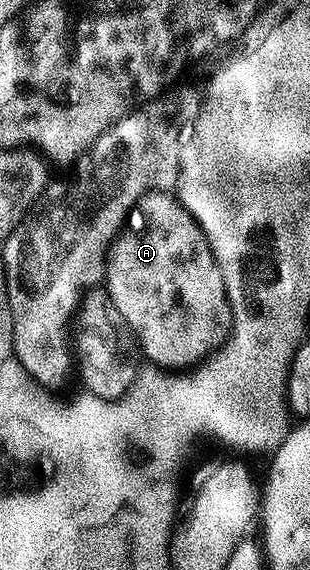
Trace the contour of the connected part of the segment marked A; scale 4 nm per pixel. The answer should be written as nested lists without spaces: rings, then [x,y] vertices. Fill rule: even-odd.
[[[153,191],[150,195],[142,195],[135,206],[128,212],[126,220],[111,244],[107,258],[105,260],[105,295],[113,308],[114,314],[123,318],[123,323],[129,330],[135,331],[139,338],[139,347],[152,359],[154,366],[159,369],[187,369],[192,365],[208,358],[209,352],[216,346],[219,335],[219,310],[225,307],[225,277],[215,268],[216,256],[211,254],[211,247],[207,243],[207,238],[203,236],[203,231],[196,226],[194,219],[184,210],[182,203],[174,194],[162,191]]]

